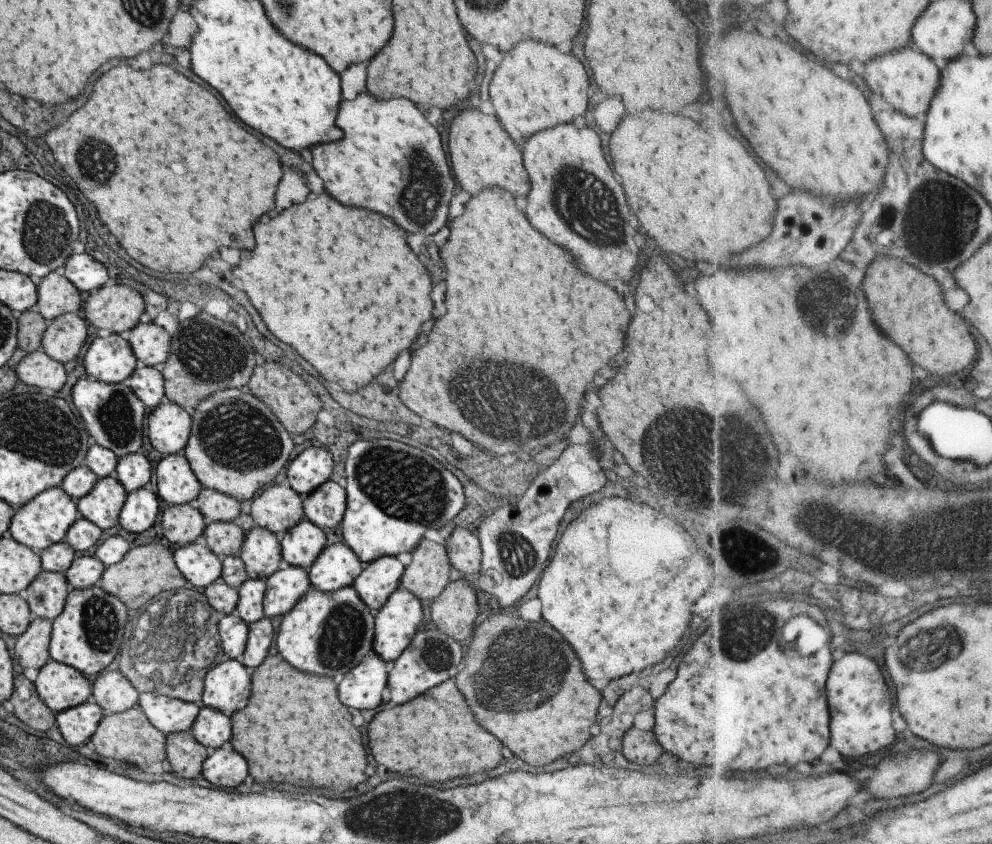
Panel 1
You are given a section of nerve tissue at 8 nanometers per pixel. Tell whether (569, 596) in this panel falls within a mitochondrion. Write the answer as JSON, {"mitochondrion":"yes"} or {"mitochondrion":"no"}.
{"mitochondrion":"no"}

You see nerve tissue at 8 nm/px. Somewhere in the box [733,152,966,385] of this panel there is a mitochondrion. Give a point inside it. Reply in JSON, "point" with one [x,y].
{"point":[826,309]}

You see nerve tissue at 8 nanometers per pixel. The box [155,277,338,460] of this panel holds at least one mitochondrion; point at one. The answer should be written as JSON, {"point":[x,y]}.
{"point":[212,358]}

